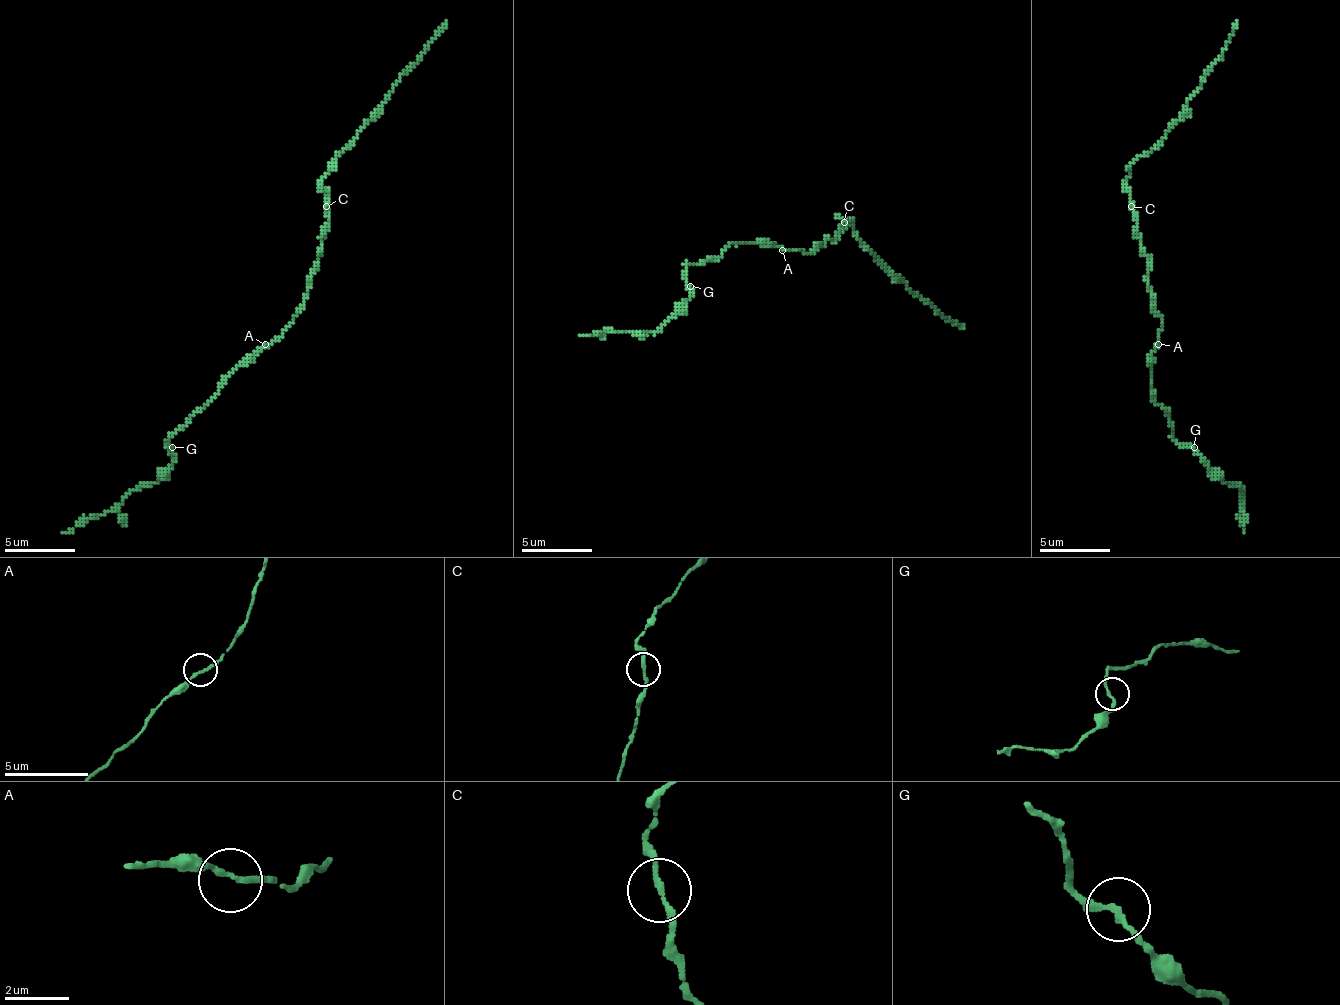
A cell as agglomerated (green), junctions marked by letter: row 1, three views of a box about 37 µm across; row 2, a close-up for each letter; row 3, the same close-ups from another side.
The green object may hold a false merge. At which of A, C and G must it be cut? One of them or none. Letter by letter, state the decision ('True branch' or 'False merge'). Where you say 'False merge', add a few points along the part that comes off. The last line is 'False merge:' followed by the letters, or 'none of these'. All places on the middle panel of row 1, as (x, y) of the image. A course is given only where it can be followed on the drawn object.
A: True branch
C: True branch
G: True branch
False merge: none of these

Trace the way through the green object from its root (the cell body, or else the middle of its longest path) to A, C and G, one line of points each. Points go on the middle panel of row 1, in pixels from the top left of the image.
A: (821, 243), (811, 254), (782, 250)
C: (821, 243), (839, 236), (846, 225), (843, 222)
G: (821, 243), (811, 254), (782, 250), (772, 243), (733, 243), (718, 257), (686, 268), (686, 282), (690, 286)

